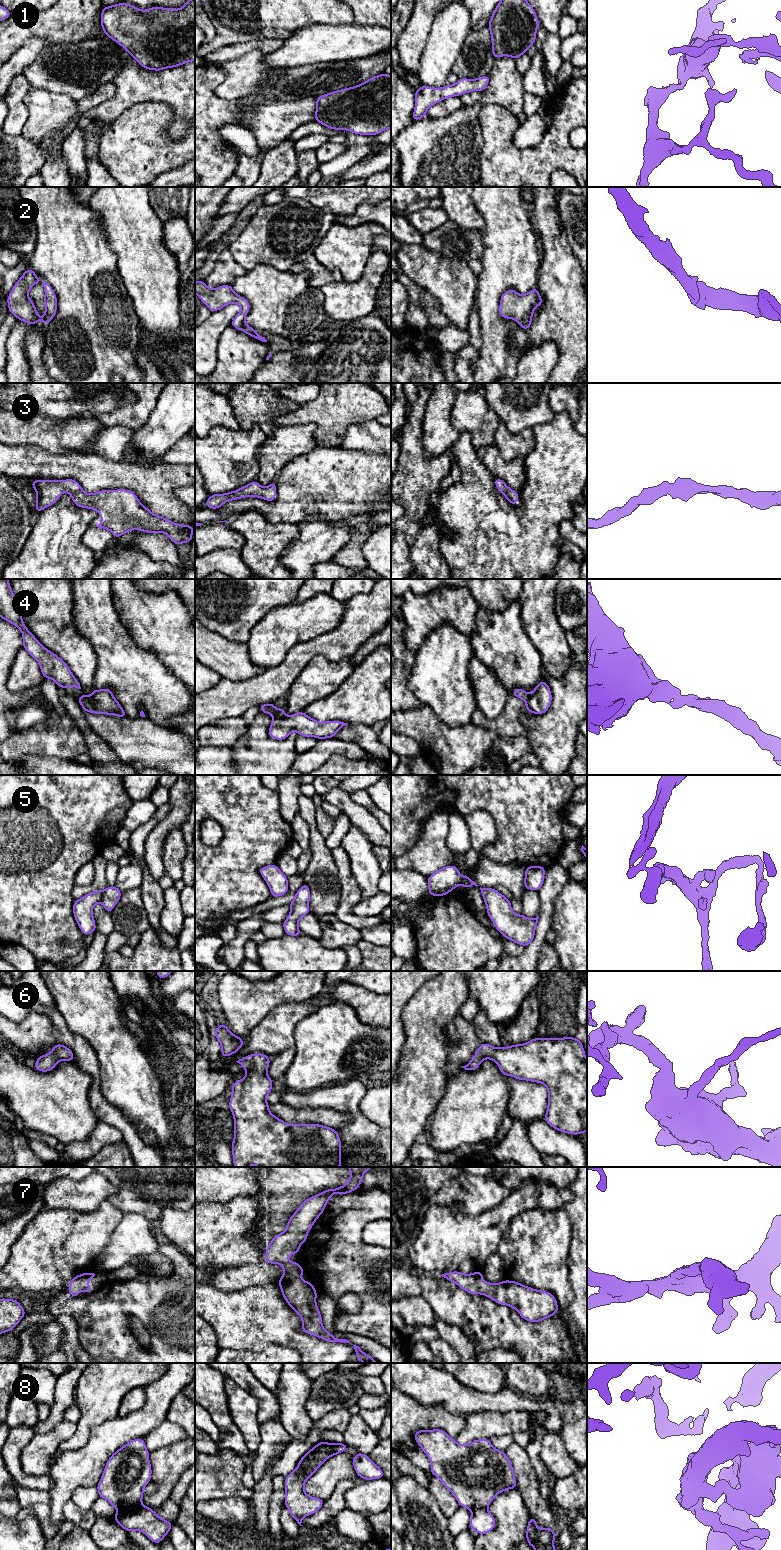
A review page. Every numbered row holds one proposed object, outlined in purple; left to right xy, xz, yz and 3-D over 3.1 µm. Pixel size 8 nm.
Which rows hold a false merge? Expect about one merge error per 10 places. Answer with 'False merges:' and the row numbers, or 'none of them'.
False merges: none of them

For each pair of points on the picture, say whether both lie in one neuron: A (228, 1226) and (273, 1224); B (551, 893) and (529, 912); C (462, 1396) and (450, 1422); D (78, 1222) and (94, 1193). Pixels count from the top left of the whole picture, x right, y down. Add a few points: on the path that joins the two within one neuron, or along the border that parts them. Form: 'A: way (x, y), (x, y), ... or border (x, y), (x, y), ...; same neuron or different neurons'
A: border (263, 1202), (256, 1237), (266, 1245); different neurons
B: border (539, 891), (539, 913), (537, 915); different neurons
C: border (431, 1406), (442, 1405), (465, 1417); different neurons
D: border (104, 1202), (101, 1202), (89, 1212), (60, 1209); different neurons

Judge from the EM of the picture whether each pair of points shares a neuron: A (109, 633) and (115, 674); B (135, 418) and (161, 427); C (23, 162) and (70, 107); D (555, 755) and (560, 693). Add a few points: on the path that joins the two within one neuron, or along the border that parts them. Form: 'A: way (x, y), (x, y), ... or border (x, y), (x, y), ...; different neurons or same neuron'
A: way (113, 643), (115, 646), (115, 664); same neuron
B: border (158, 401), (148, 419), (134, 431); different neurons
C: border (25, 124), (21, 133), (44, 150), (46, 159); different neurons
D: way (555, 740), (555, 731), (560, 723), (560, 708); same neuron

